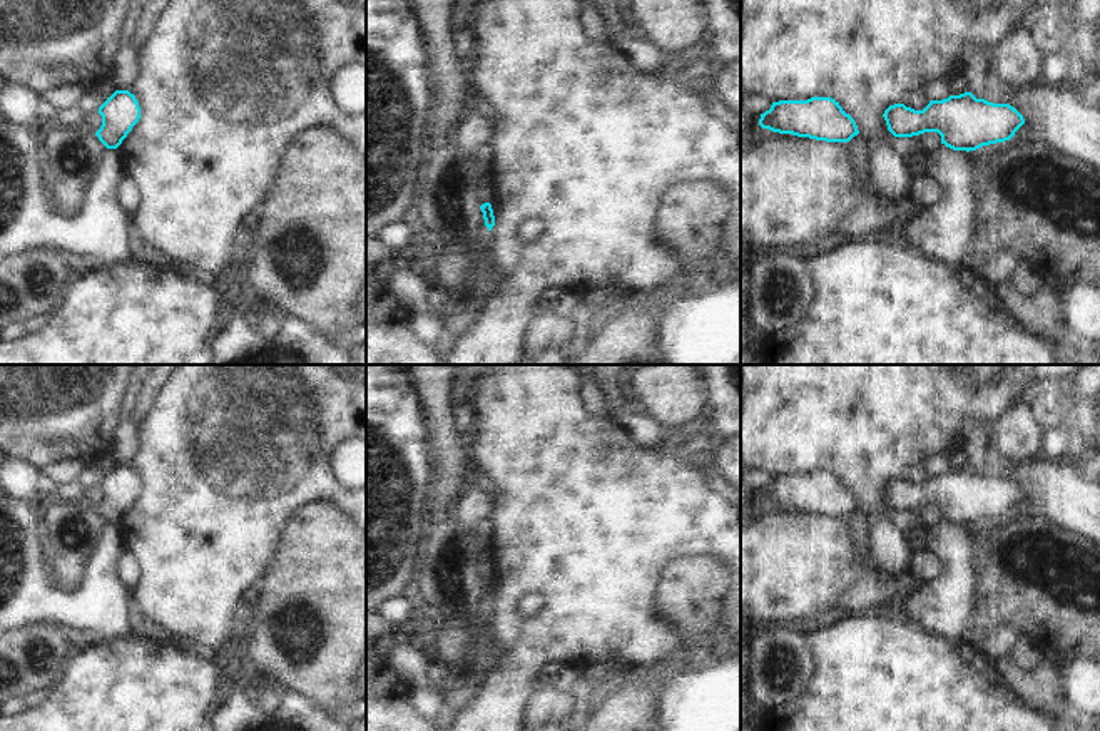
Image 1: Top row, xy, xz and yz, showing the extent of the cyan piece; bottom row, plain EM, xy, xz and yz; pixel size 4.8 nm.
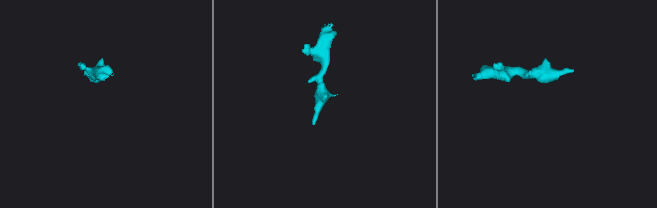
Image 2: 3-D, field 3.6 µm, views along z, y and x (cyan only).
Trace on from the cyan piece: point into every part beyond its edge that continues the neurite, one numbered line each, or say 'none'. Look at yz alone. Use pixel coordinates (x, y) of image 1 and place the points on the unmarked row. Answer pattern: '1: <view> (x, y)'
none

